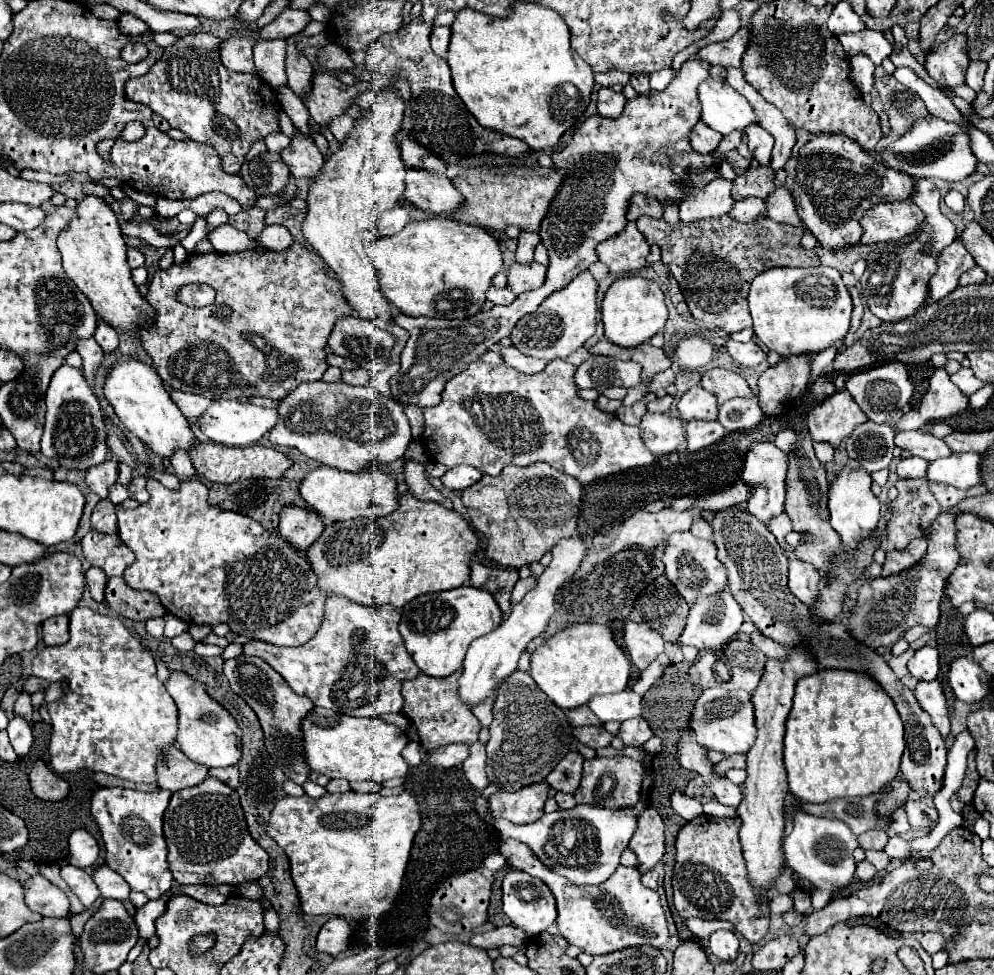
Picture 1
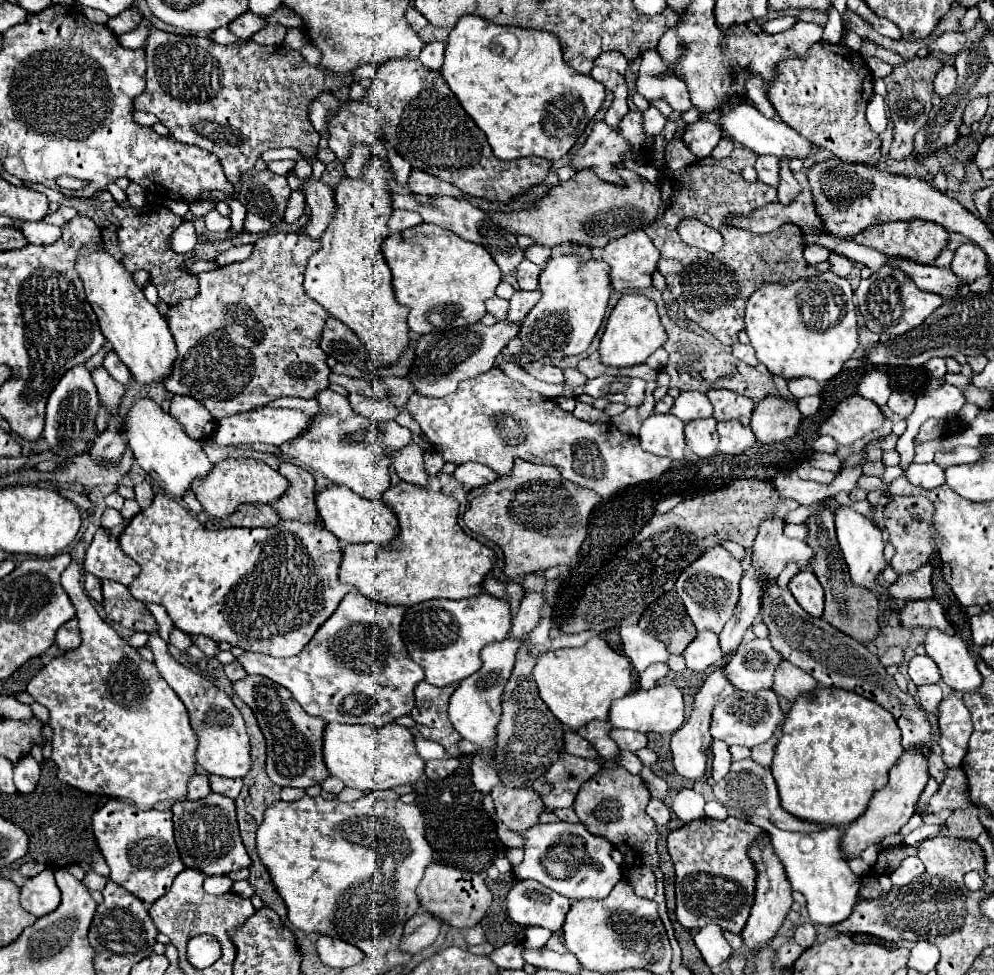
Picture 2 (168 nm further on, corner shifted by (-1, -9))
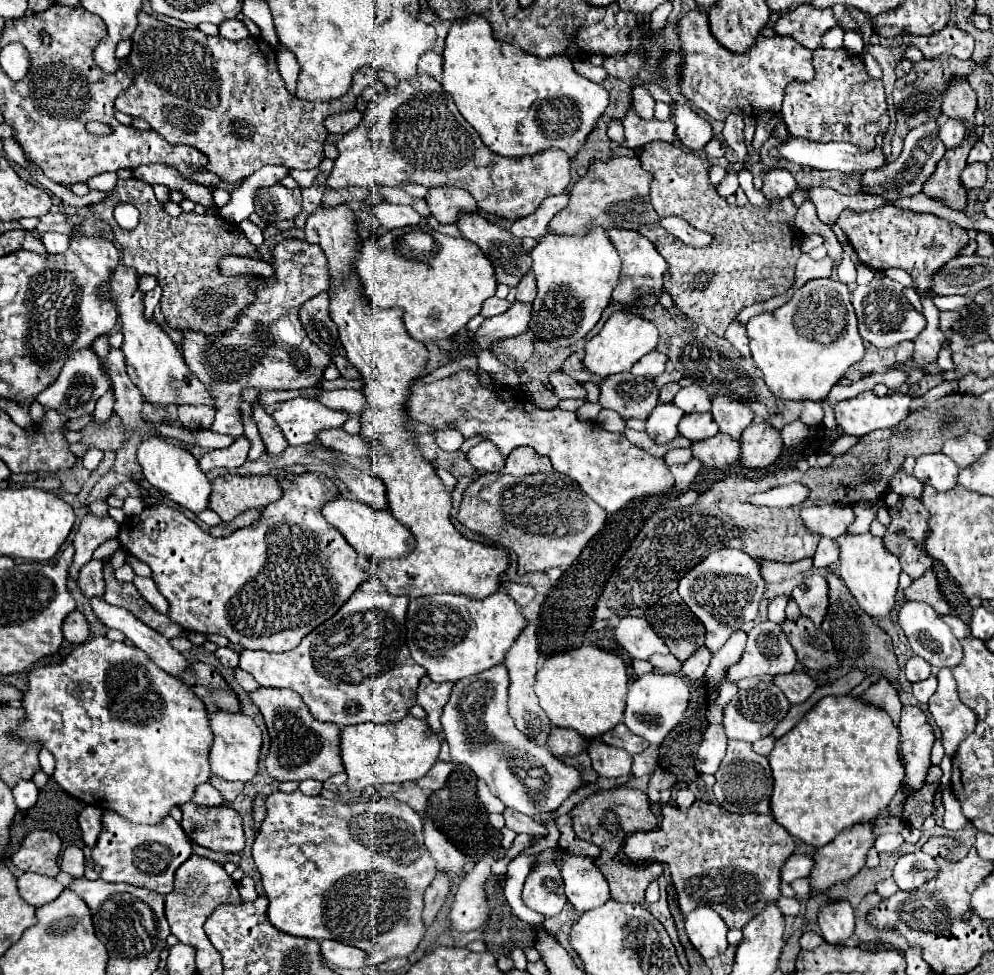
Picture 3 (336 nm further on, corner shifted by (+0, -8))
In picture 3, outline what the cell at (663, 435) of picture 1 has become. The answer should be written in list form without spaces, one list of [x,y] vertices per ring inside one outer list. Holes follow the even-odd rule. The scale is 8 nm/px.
[[[658,403],[646,419],[648,437],[658,445],[670,443],[678,435],[678,423],[680,423],[682,415],[684,413],[680,413],[680,409],[676,409],[676,405]]]

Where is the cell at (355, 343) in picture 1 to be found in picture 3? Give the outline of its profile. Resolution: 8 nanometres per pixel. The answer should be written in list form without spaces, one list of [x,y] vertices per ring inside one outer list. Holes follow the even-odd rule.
[[[320,293],[304,307],[300,307],[300,321],[310,337],[330,357],[344,355],[336,323],[328,315],[328,293]]]

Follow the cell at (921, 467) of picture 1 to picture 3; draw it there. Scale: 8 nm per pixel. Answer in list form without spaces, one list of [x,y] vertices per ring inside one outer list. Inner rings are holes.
[[[934,453],[934,455],[920,455],[916,459],[914,477],[934,487],[936,491],[948,491],[956,485],[958,471],[960,467],[952,463],[950,457],[944,457],[942,453]]]

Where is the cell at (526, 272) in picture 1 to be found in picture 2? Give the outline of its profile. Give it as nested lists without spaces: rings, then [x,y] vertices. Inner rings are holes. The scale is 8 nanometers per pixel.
[[[535,290],[535,292],[515,292],[509,300],[509,310],[507,310],[507,322],[513,322],[513,324],[519,324],[523,322],[523,318],[527,316],[527,312],[539,302],[541,298],[541,292]]]

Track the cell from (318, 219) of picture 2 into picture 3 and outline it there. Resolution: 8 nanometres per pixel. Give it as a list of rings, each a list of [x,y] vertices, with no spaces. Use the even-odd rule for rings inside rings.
[[[336,205],[336,207],[318,207],[306,221],[306,241],[316,243],[322,247],[324,255],[328,257],[328,269],[330,277],[334,281],[342,281],[342,277],[348,275],[352,257],[358,251],[358,233],[356,233],[356,215],[348,205]]]

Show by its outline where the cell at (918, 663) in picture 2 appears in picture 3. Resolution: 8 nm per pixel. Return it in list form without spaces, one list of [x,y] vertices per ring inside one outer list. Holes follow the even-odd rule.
[[[914,655],[914,657],[908,659],[908,663],[906,663],[906,677],[908,677],[910,683],[922,681],[922,679],[926,679],[928,675],[930,675],[930,663],[928,663],[928,661],[924,661],[924,659],[918,657],[918,655]]]

